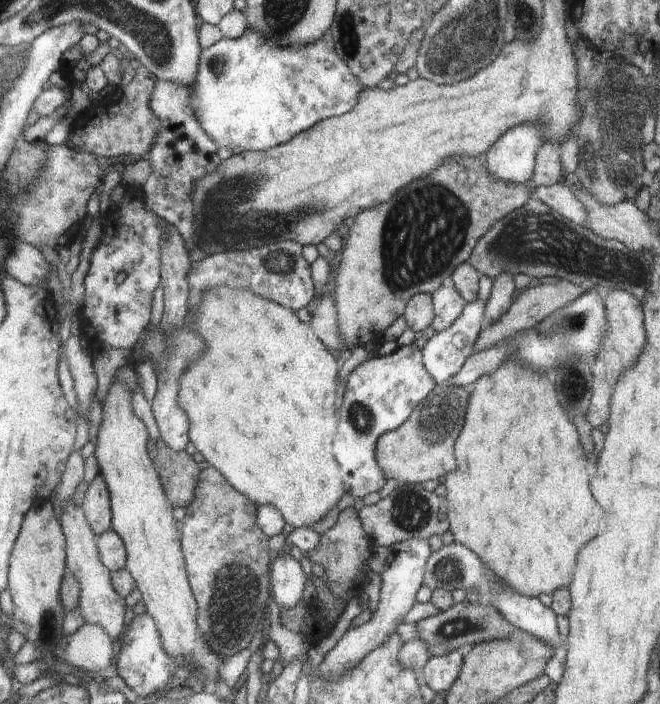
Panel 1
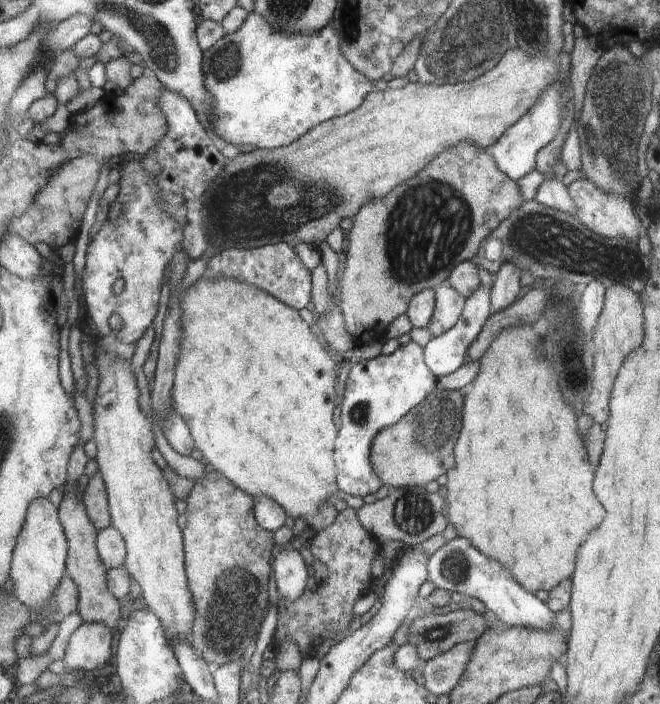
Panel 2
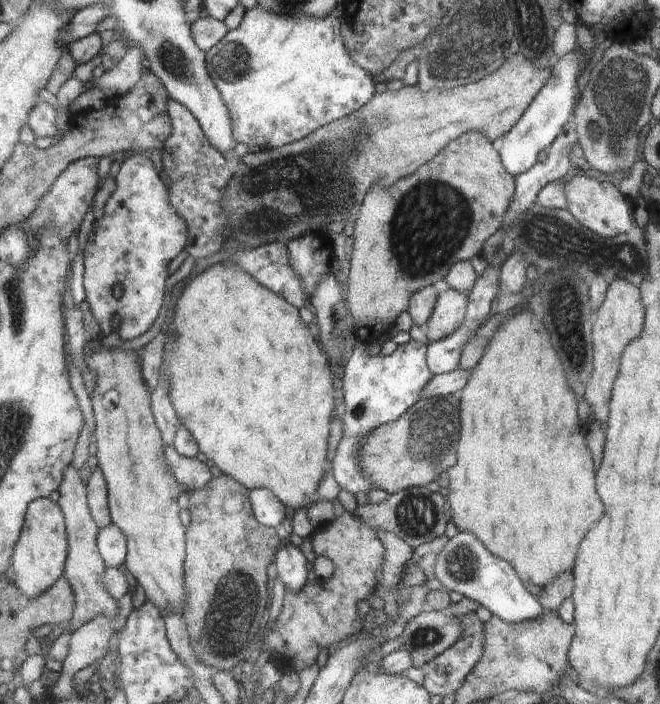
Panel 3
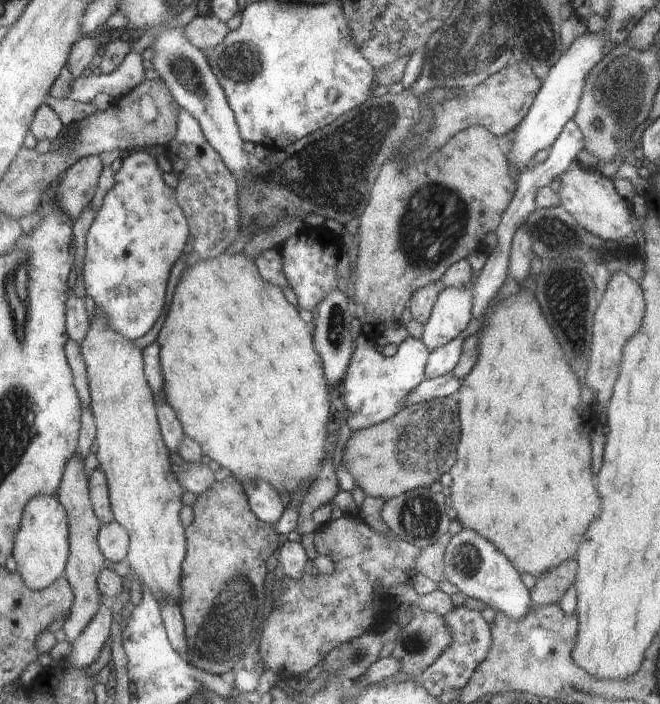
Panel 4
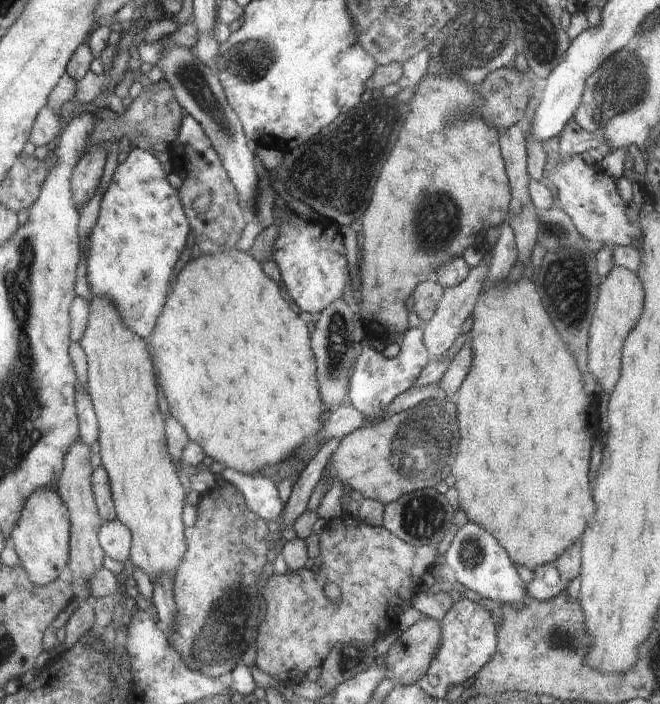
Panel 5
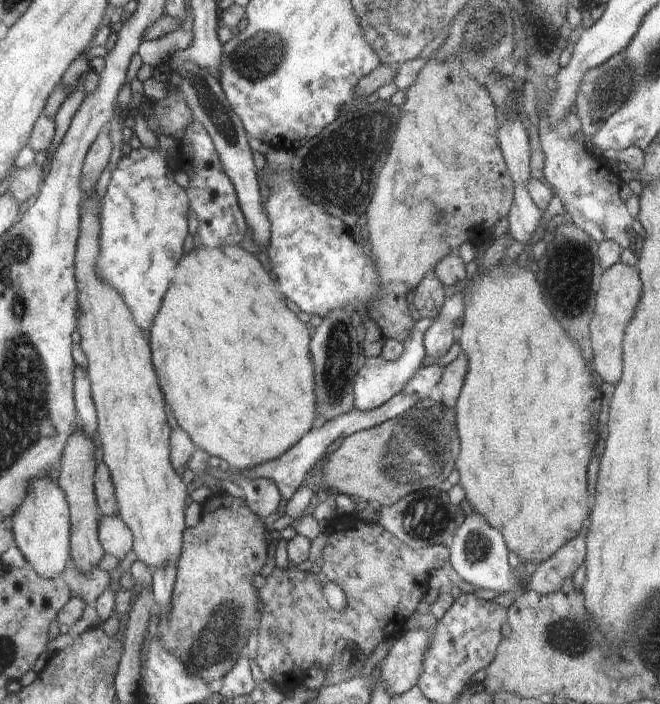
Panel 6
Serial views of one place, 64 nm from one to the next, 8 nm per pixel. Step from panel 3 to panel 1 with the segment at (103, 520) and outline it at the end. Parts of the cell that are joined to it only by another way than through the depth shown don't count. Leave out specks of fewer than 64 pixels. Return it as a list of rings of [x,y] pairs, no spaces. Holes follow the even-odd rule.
[[[102,472],[89,484],[83,508],[86,510],[86,516],[88,516],[94,532],[98,535],[113,529],[112,497]]]

